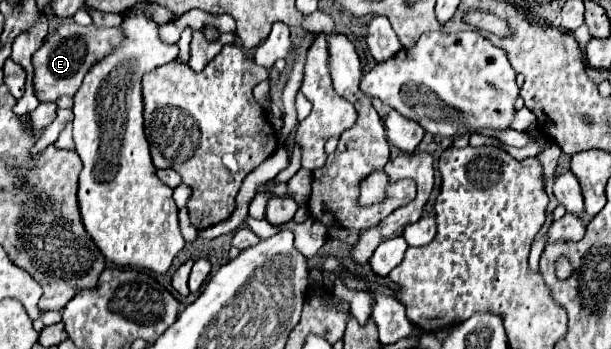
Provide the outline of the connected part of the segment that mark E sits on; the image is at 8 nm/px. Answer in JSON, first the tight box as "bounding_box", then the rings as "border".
{"bounding_box":[33,22,123,102],"border":[[[75,22],[63,24],[55,34],[47,36],[43,46],[33,54],[35,64],[35,94],[41,102],[55,102],[61,96],[75,96],[83,76],[91,70],[93,64],[109,56],[123,40],[123,32],[117,28],[97,28],[97,26],[79,26]]]}

